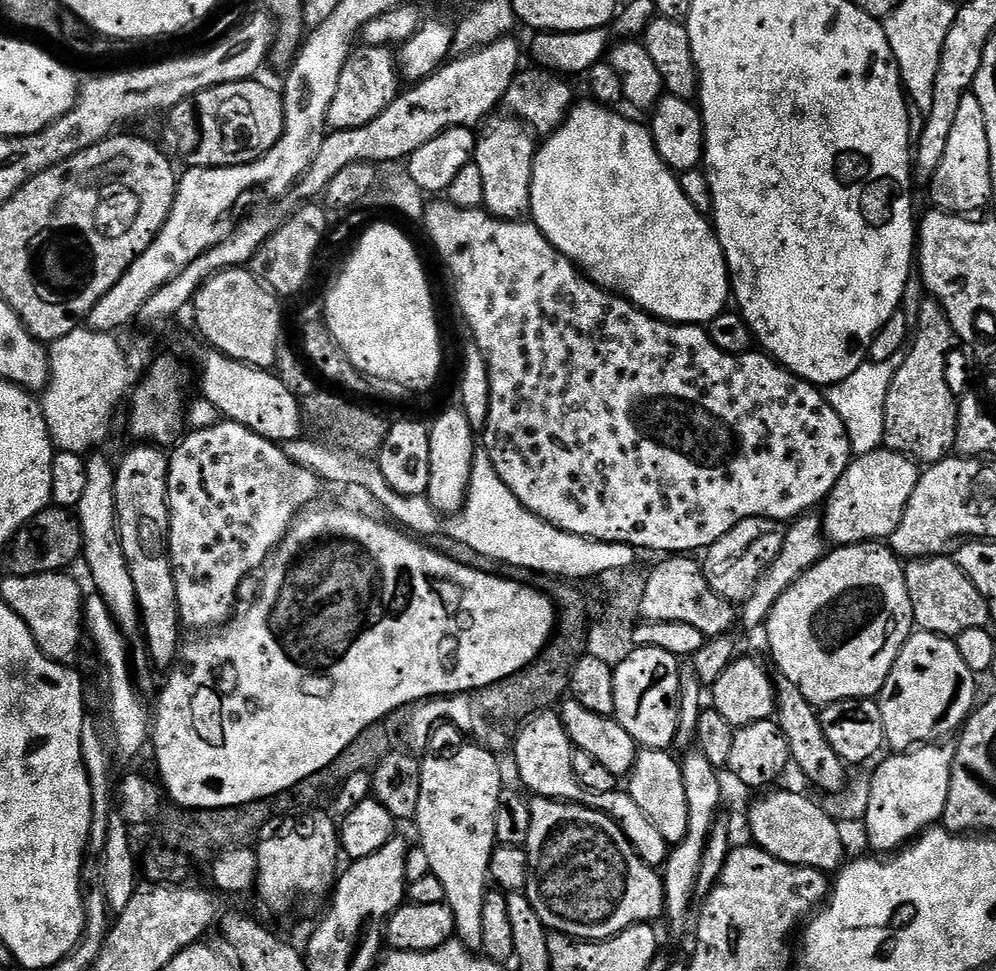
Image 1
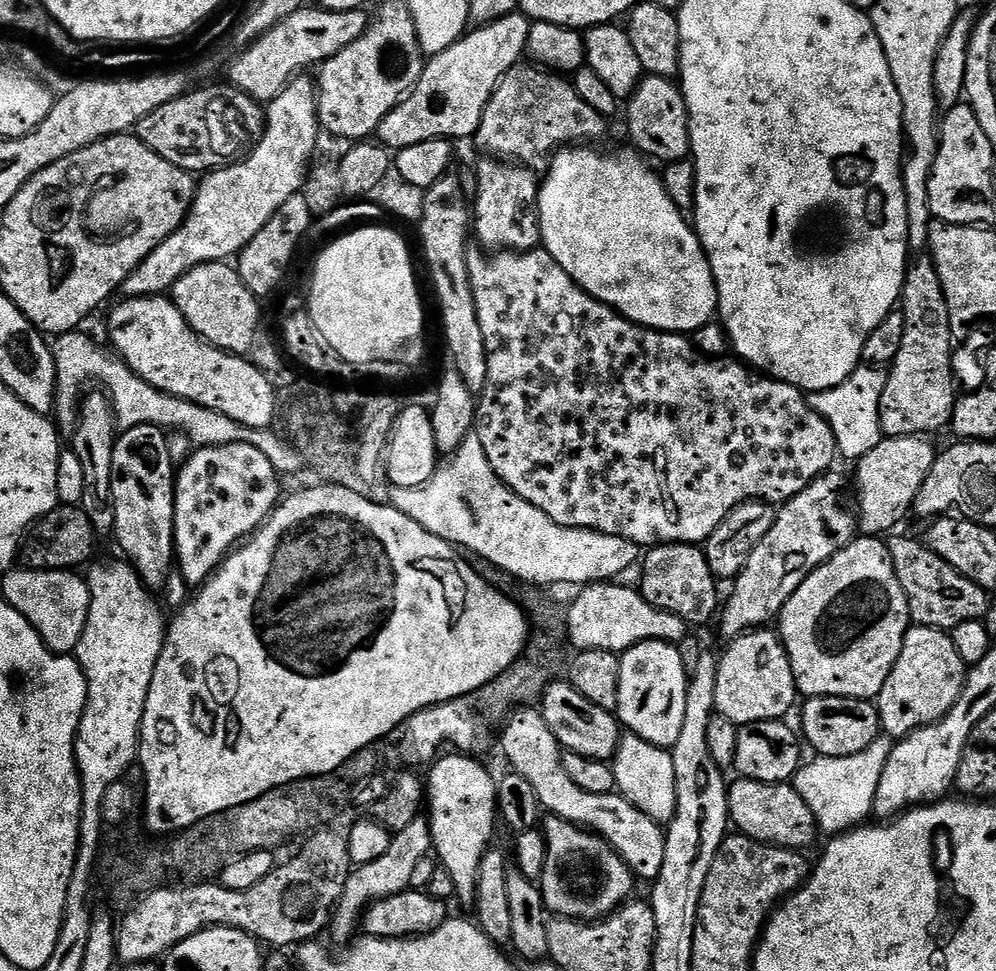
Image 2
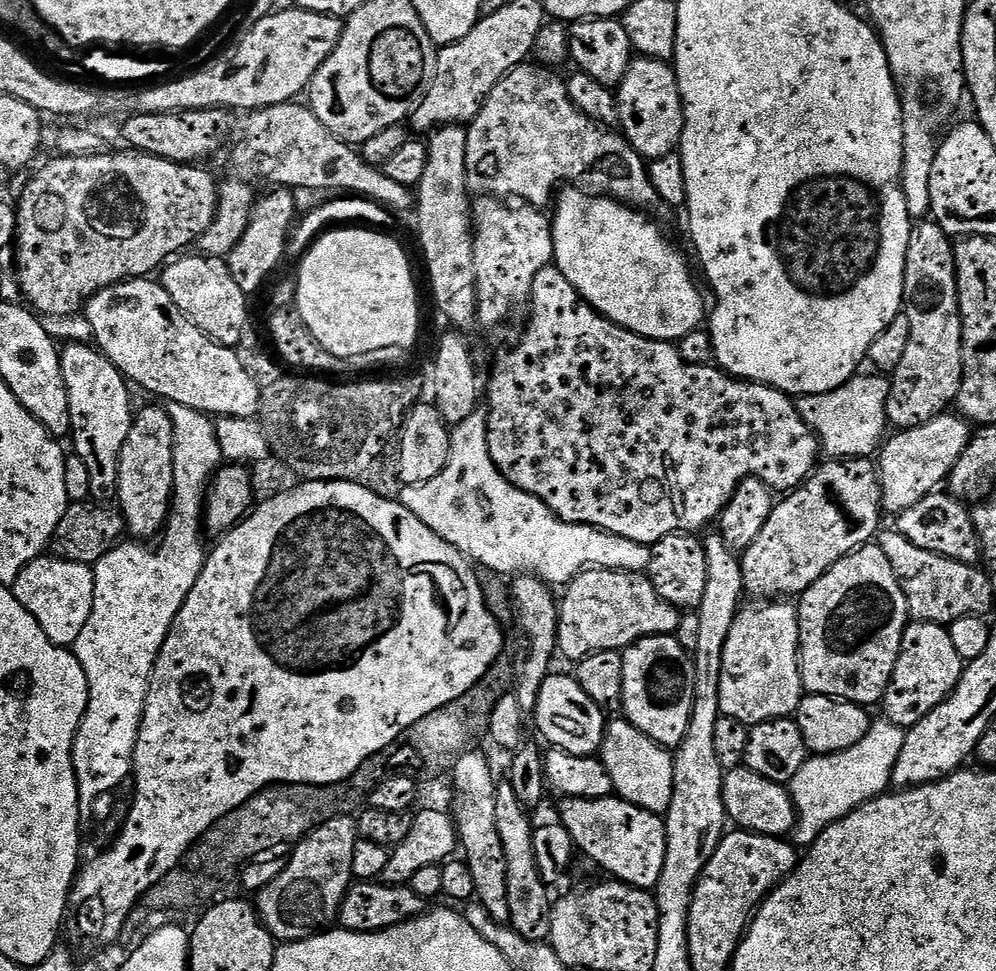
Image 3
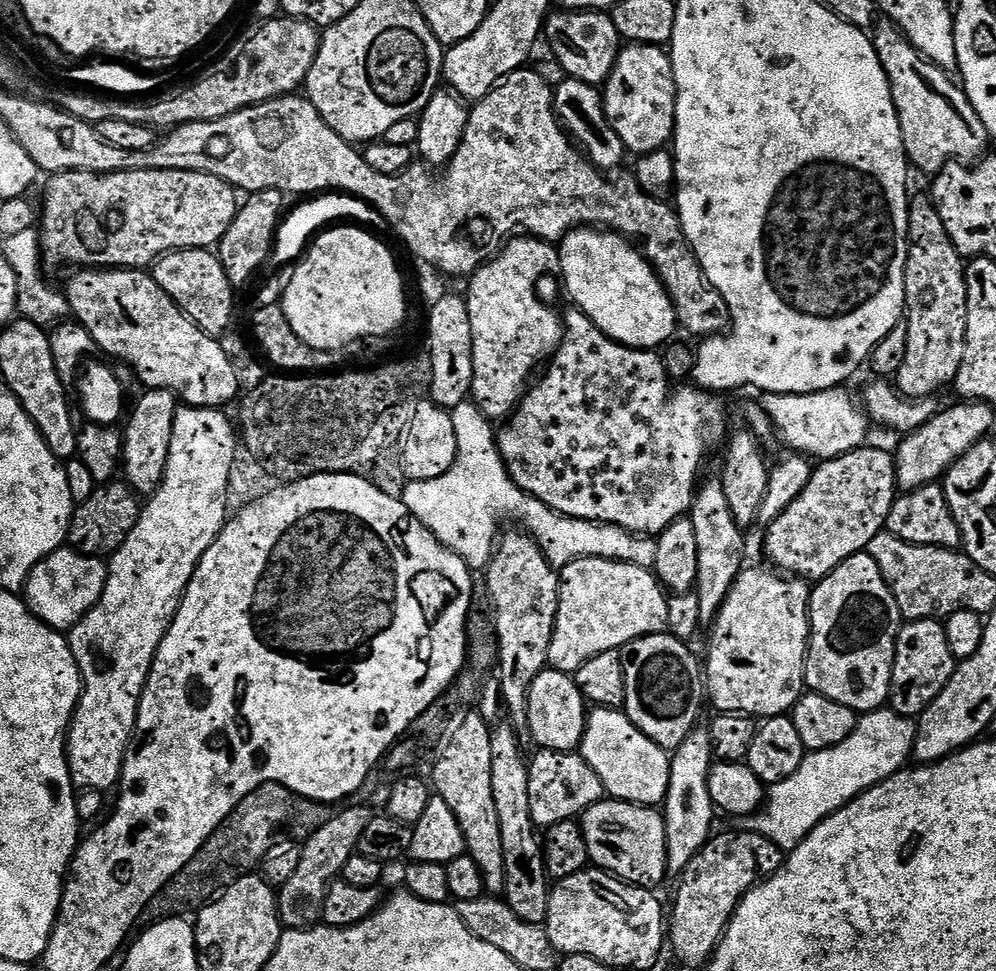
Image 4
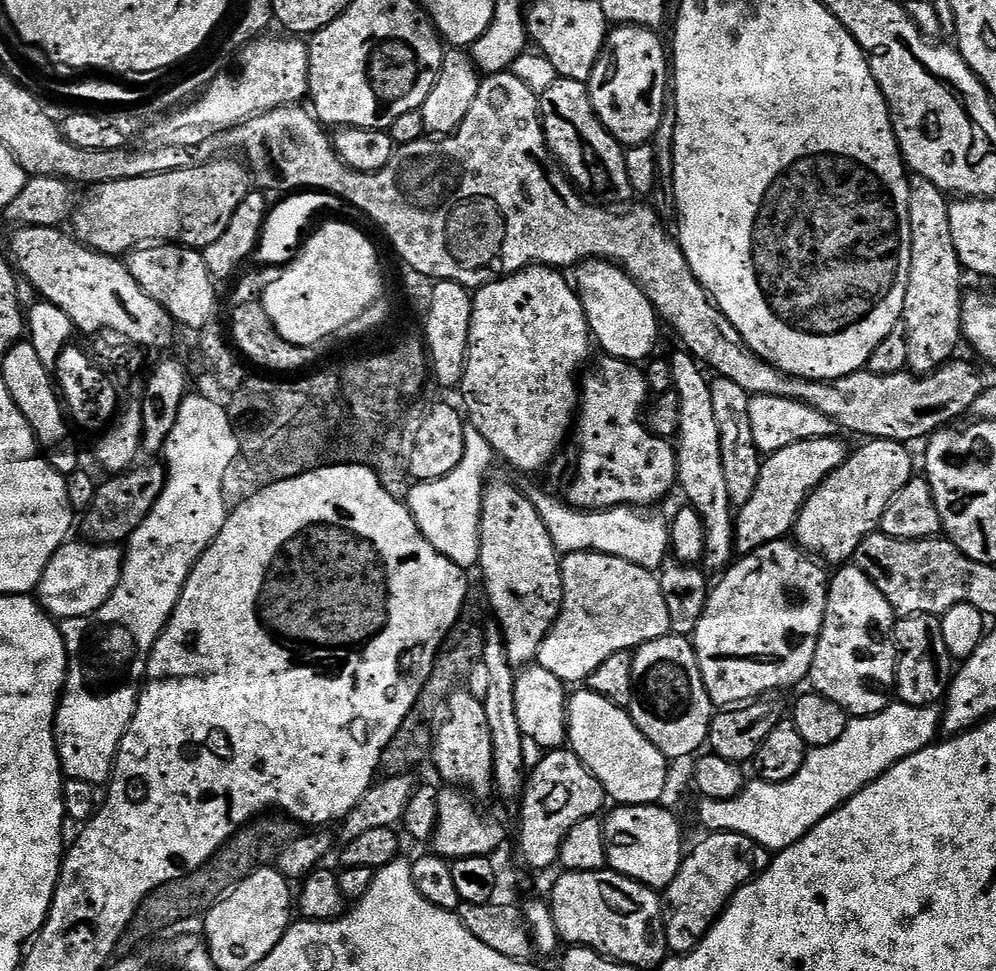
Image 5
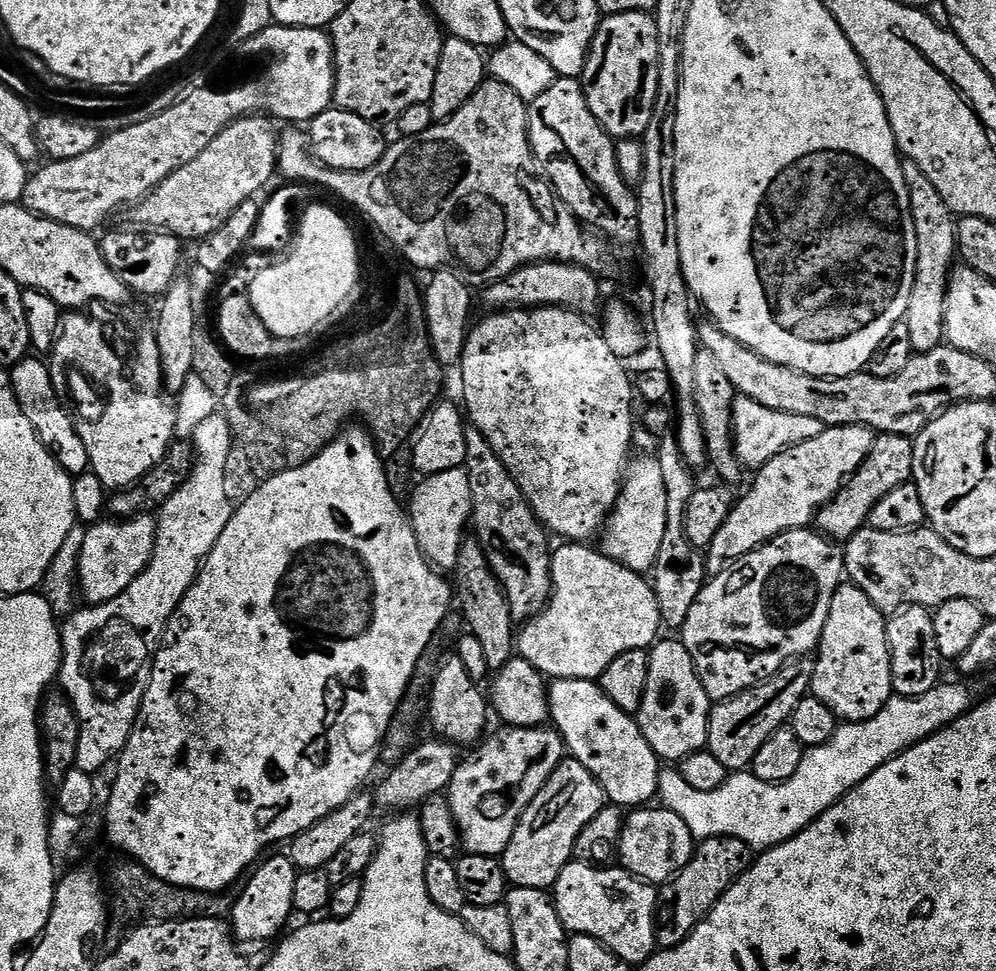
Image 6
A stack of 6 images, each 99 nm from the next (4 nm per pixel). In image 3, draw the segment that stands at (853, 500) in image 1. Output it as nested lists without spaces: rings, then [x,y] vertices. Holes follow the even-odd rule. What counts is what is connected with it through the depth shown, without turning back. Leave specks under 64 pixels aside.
[[[945,414],[922,426],[905,428],[892,435],[883,441],[879,449],[878,467],[883,511],[898,514],[902,510],[910,510],[914,502],[926,498],[947,481],[974,432],[963,416]]]

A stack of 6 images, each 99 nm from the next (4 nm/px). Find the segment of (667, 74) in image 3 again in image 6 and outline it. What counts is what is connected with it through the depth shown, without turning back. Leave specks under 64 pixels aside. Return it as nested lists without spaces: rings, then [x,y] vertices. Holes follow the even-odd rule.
[[[631,12],[630,14],[614,14],[613,16],[604,16],[601,19],[598,30],[594,34],[594,42],[588,51],[586,66],[582,77],[584,86],[584,97],[598,122],[607,130],[608,135],[613,138],[640,138],[643,137],[645,130],[650,126],[652,115],[654,114],[654,102],[658,98],[658,26],[656,17],[651,12]]]

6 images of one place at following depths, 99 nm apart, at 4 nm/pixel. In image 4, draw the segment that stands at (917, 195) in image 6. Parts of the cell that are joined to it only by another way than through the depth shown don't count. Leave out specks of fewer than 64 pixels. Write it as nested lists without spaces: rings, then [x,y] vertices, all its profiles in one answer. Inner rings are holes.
[[[927,195],[920,196],[908,205],[908,257],[904,275],[904,310],[908,325],[906,358],[902,370],[894,378],[901,396],[909,400],[927,400],[935,397],[944,387],[955,385],[956,375],[962,366],[966,350],[966,322],[968,321],[968,287],[964,281],[966,260],[950,242],[946,226]]]

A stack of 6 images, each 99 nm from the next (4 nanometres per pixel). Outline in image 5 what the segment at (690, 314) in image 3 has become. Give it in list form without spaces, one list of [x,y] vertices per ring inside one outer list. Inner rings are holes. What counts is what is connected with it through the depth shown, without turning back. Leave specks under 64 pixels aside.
[[[585,260],[579,265],[580,284],[578,291],[588,316],[588,326],[592,330],[595,343],[600,344],[609,356],[620,360],[644,362],[653,355],[656,335],[662,329],[656,308],[648,301],[646,294],[628,276],[623,267],[611,260]]]

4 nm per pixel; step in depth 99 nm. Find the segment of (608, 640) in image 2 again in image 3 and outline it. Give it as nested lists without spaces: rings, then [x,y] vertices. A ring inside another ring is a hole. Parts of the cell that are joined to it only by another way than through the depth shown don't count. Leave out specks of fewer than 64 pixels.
[[[589,568],[588,571],[576,576],[572,583],[563,589],[564,600],[559,601],[560,625],[556,631],[556,642],[559,655],[565,656],[571,662],[584,660],[595,652],[620,652],[630,647],[637,640],[644,640],[648,636],[670,636],[678,630],[681,618],[679,608],[670,606],[654,590],[647,575],[639,572],[615,572],[609,568]]]

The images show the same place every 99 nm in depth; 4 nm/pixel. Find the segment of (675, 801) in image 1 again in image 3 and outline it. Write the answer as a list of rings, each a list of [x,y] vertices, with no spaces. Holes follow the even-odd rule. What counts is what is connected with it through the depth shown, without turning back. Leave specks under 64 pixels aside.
[[[627,718],[607,725],[598,756],[612,779],[612,790],[620,799],[657,814],[667,813],[674,790],[673,753],[638,730]]]

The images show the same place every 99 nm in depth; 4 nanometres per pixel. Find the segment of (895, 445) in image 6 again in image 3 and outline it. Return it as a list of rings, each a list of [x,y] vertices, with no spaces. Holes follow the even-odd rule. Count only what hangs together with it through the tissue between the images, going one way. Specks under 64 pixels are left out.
[[[866,456],[832,458],[829,464],[821,463],[799,488],[787,493],[784,500],[773,507],[762,534],[742,553],[740,565],[744,575],[744,591],[749,597],[761,596],[761,601],[773,598],[796,598],[807,590],[834,562],[849,556],[856,548],[863,548],[881,531],[882,493],[880,490],[880,470],[875,459]]]

